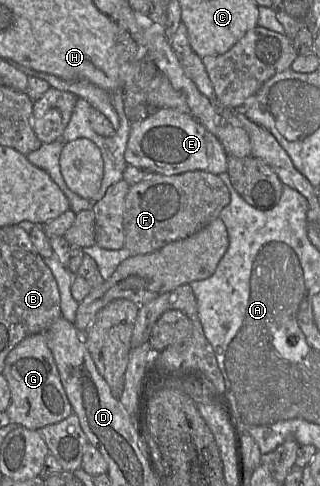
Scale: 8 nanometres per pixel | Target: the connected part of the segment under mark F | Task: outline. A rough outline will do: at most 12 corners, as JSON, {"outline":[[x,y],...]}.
{"outline":[[200,170],[132,184],[123,213],[131,255],[187,238],[230,192]]}

